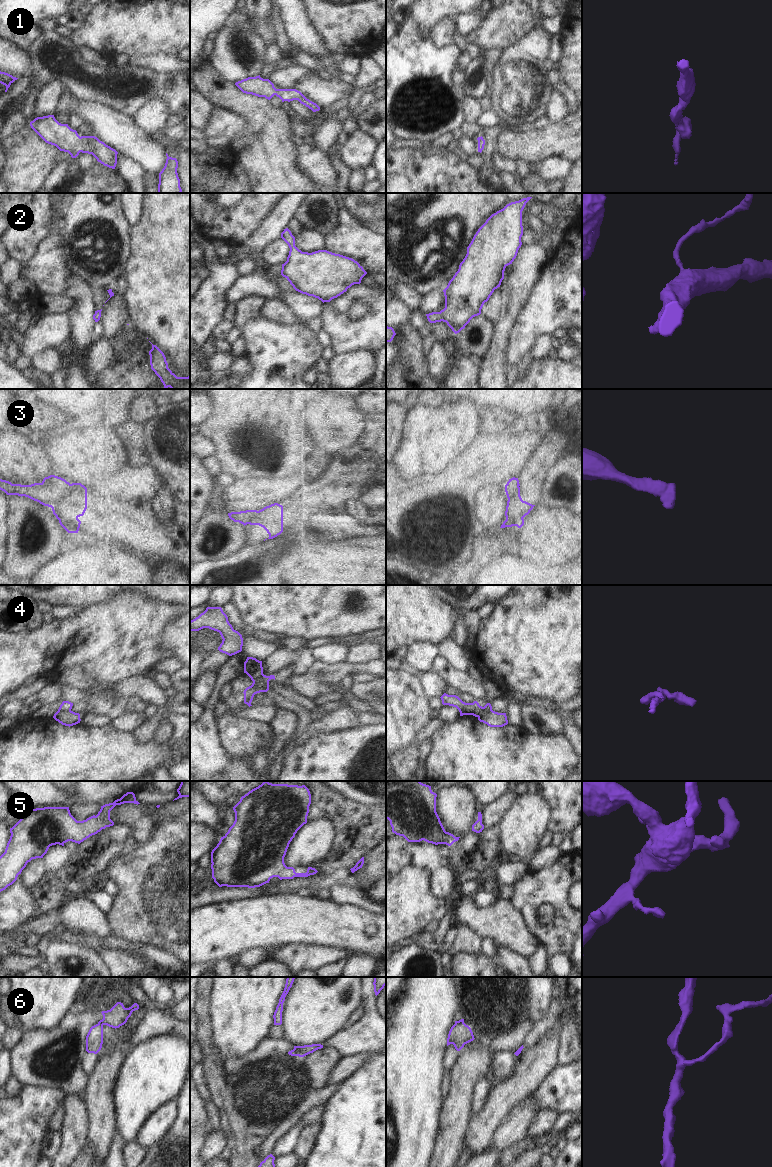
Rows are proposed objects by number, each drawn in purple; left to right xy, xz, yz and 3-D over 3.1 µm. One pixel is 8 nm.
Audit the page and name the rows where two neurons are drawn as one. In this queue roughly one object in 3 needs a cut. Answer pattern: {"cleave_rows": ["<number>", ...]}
{"cleave_rows": ["3", "4", "6"]}

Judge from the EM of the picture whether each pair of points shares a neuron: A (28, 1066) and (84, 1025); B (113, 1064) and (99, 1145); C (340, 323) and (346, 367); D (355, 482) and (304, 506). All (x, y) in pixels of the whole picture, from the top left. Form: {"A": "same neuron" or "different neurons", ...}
{"A": "same neuron", "B": "same neuron", "C": "different neurons", "D": "same neuron"}

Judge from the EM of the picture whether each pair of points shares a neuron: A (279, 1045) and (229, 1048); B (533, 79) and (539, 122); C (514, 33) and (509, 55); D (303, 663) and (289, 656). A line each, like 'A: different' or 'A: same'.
A: different
B: different
C: different
D: same

